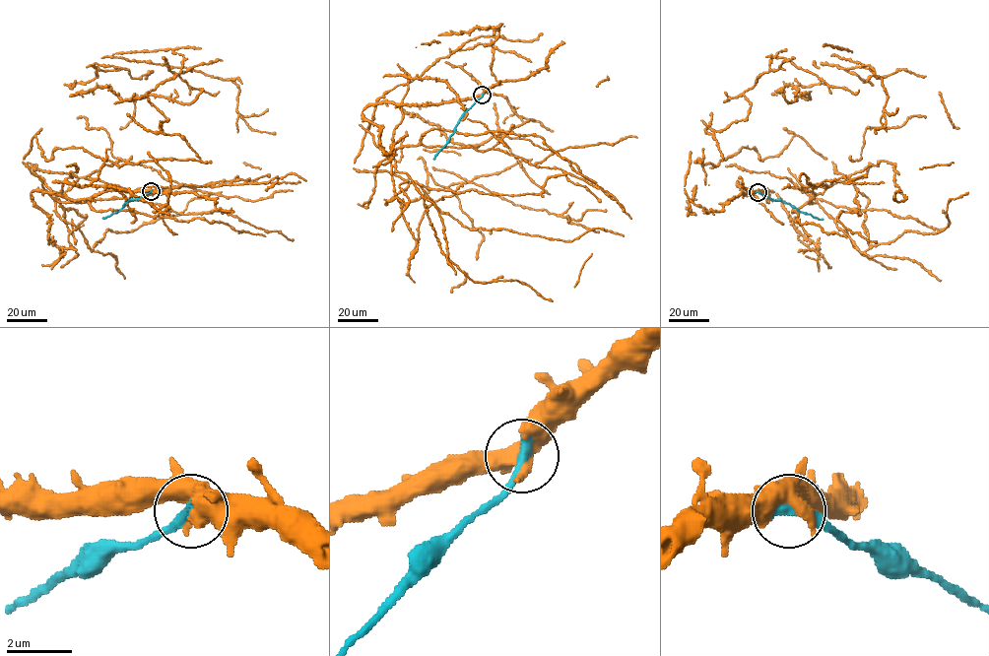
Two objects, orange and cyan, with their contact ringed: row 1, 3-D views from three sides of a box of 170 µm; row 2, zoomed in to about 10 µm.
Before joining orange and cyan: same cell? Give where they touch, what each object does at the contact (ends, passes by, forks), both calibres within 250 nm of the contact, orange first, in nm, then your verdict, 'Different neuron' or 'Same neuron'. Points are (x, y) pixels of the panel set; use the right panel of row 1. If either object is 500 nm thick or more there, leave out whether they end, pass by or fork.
Place: (758, 192). At the ring orange forks. At the ring cyan ends. Thickness 440 nm (orange) against 400 nm. Different neuron

